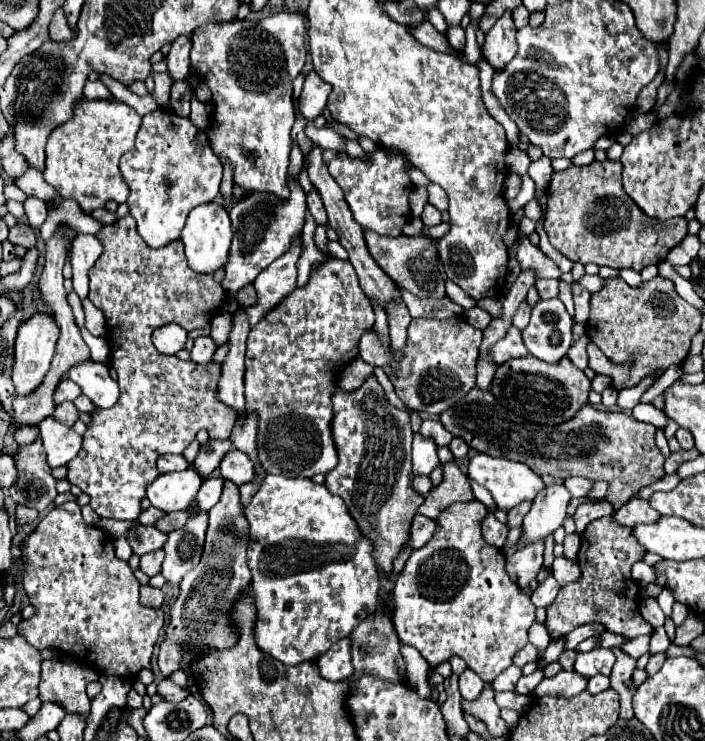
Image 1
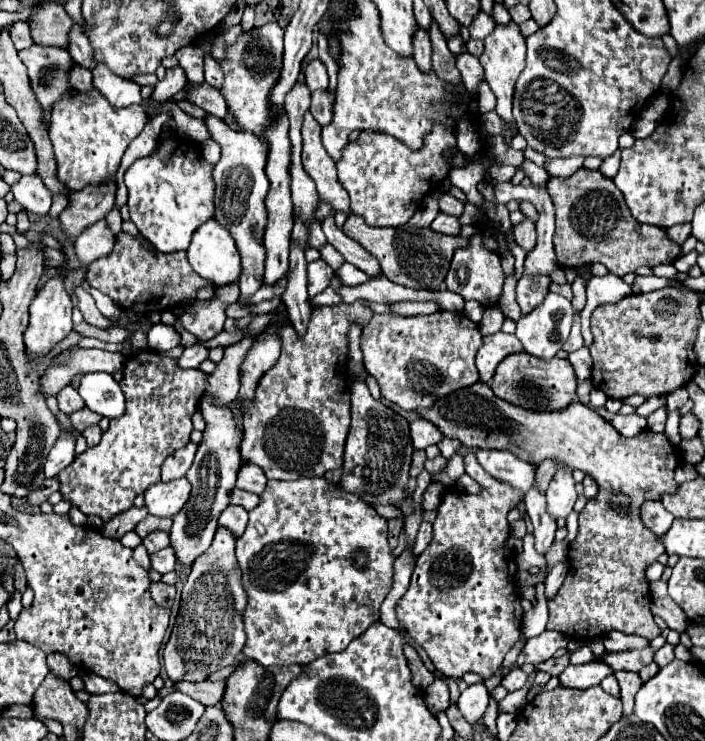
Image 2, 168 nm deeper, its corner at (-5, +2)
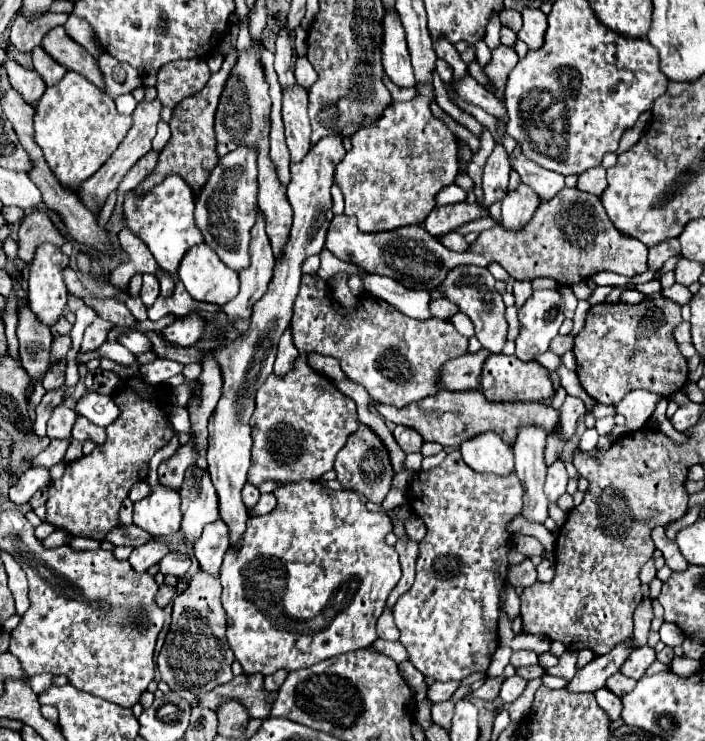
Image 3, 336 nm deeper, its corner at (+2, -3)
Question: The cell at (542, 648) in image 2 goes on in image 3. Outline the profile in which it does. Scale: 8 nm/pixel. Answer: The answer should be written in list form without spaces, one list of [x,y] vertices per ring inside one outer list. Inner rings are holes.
[[[519,650],[519,652],[513,652],[513,656],[511,656],[511,664],[513,664],[515,668],[537,664],[537,654],[535,654],[533,650]]]

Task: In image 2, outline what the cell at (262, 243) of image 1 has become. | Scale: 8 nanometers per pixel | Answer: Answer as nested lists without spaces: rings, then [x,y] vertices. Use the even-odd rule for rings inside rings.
[[[238,283],[218,287],[210,301],[194,301],[194,305],[182,317],[176,317],[172,311],[164,311],[162,323],[174,323],[180,319],[186,331],[196,335],[200,341],[208,341],[222,331],[226,321],[224,311],[234,301],[238,301]]]

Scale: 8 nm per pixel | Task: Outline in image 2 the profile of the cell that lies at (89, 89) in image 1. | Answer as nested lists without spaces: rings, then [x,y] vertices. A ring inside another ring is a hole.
[[[72,65],[70,69],[70,87],[72,89],[82,89],[82,91],[88,91],[92,89],[92,73],[78,67],[78,65]]]

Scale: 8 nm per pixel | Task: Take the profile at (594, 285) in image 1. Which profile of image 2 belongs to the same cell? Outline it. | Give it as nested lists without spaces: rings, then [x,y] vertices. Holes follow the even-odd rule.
[[[608,273],[604,277],[592,277],[590,283],[588,283],[588,287],[586,287],[586,293],[588,293],[588,301],[586,301],[585,307],[581,312],[581,334],[584,346],[589,347],[593,340],[590,327],[592,311],[598,305],[616,303],[616,301],[624,299],[626,295],[632,293],[632,289],[620,277]]]

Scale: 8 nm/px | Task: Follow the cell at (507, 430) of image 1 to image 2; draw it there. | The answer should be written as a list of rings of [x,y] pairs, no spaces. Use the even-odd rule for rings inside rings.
[[[478,381],[466,389],[458,389],[450,393],[450,397],[442,397],[442,401],[434,403],[430,409],[416,409],[420,417],[434,423],[444,437],[458,439],[468,449],[508,449],[518,459],[526,463],[542,463],[544,459],[556,459],[558,463],[580,469],[590,475],[598,483],[598,495],[588,499],[586,507],[580,511],[578,535],[568,547],[568,563],[570,571],[556,593],[554,599],[548,599],[548,625],[546,629],[564,633],[574,641],[592,641],[596,637],[604,637],[610,631],[620,631],[626,635],[640,635],[648,641],[660,635],[658,625],[654,623],[654,615],[650,611],[650,589],[646,579],[646,567],[652,565],[662,553],[664,545],[658,541],[650,529],[644,527],[640,519],[640,507],[644,501],[660,501],[662,495],[674,493],[678,483],[674,481],[674,469],[678,467],[676,449],[670,445],[664,433],[652,433],[644,429],[634,437],[622,437],[608,421],[604,421],[590,407],[574,401],[566,409],[558,411],[530,411],[518,405],[510,405],[498,399],[490,385]]]

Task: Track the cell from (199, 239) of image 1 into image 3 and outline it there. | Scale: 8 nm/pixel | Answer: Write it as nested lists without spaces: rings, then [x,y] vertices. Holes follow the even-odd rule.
[[[205,242],[187,250],[179,266],[179,278],[187,292],[201,302],[223,306],[239,292],[239,274],[225,266]]]

